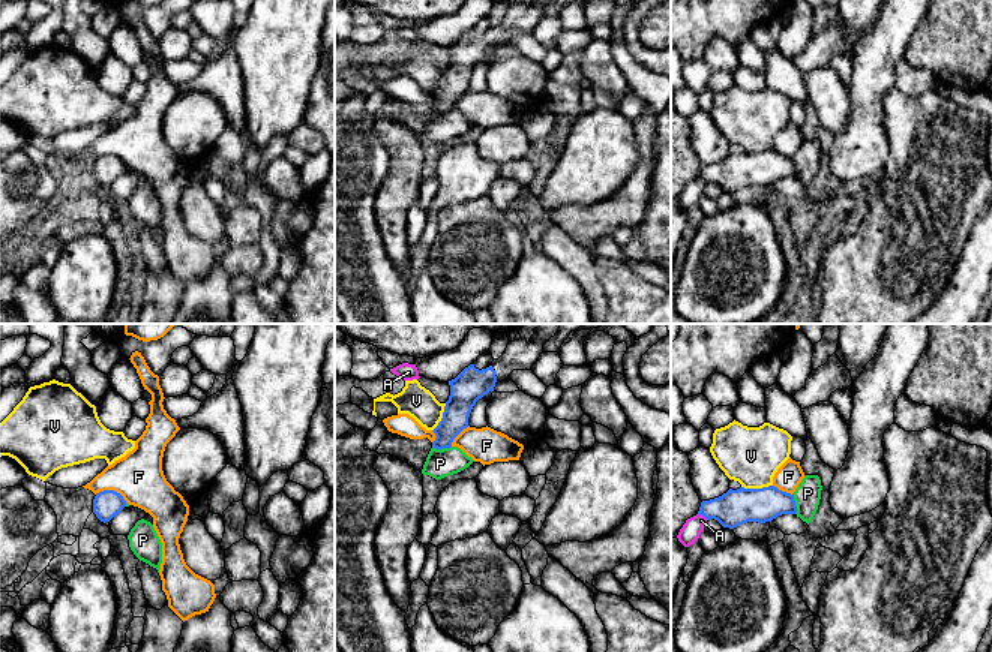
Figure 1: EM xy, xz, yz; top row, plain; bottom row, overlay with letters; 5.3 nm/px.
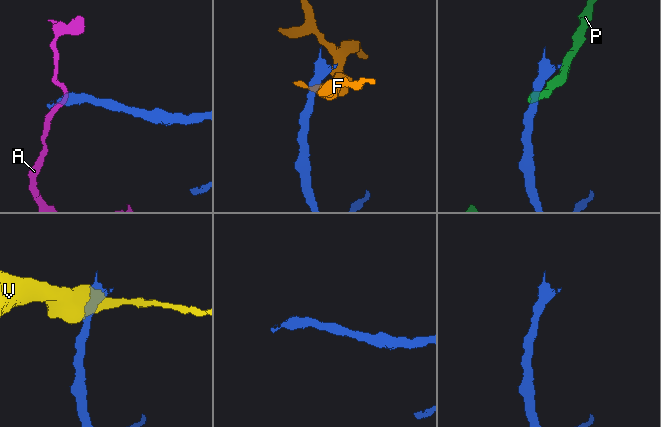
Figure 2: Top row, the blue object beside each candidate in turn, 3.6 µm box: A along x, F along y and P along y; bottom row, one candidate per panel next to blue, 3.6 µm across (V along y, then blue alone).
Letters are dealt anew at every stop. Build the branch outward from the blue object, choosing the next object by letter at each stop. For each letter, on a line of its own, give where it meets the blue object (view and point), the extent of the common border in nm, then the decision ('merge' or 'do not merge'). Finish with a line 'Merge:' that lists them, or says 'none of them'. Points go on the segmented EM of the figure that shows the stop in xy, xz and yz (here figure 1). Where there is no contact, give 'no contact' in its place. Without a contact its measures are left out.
A: yz (703, 514) | 70 nm | do not merge
F: xy (111, 490) | 180 nm | do not merge
P: yz (794, 504) | 110 nm | do not merge
V: yz (757, 489) | 170 nm | do not merge
Merge: none of them

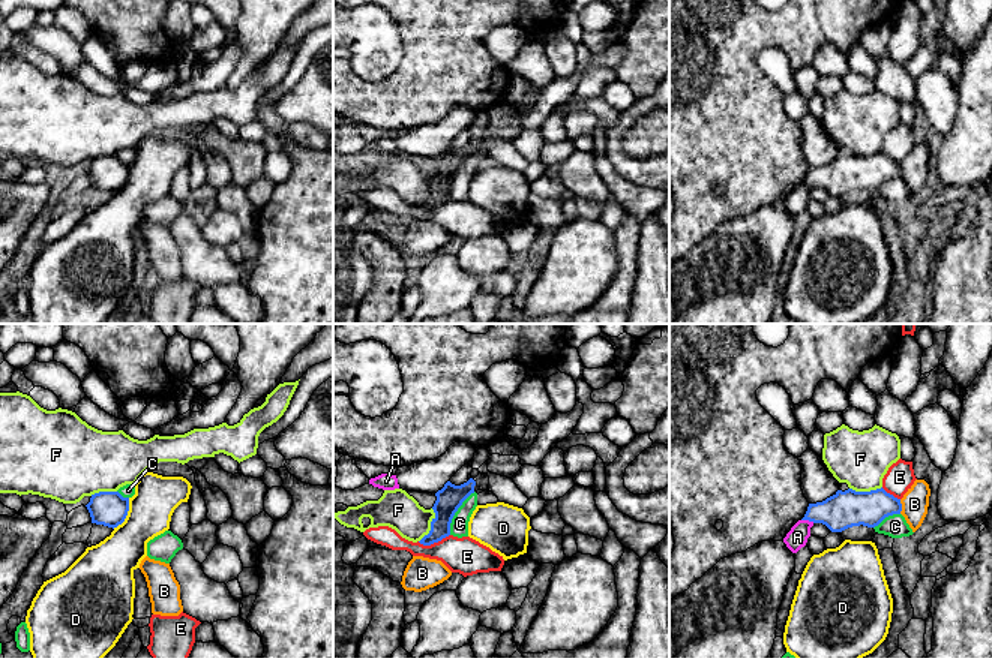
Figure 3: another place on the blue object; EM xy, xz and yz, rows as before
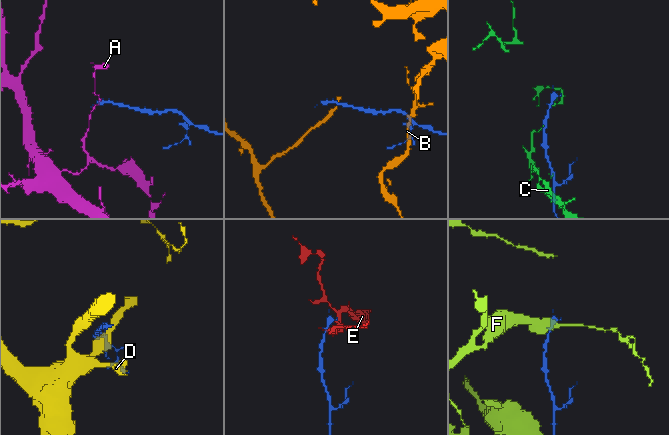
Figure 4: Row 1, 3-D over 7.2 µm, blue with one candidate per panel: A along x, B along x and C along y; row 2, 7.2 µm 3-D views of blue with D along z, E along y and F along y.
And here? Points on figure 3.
A: yz (808, 519) | 70 nm | do not merge
B: yz (901, 507) | 80 nm | do not merge
C: xz (455, 511) | 280 nm | do not merge
D: xy (126, 514) | 190 nm | do not merge
E: xz (432, 543) | 180 nm | do not merge
F: xz (431, 525) | 200 nm | do not merge
Merge: none of them

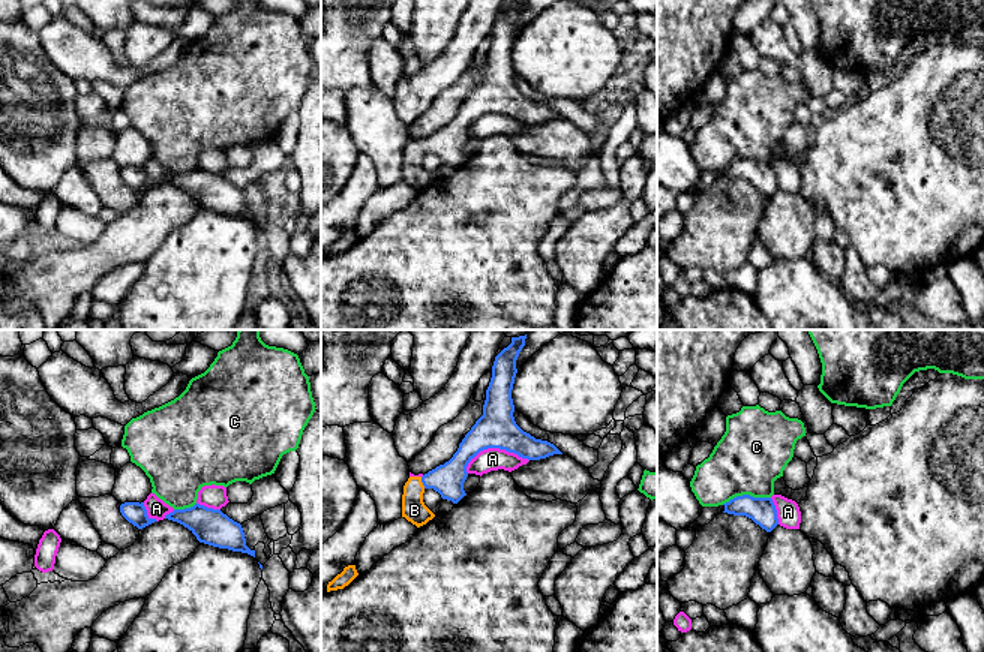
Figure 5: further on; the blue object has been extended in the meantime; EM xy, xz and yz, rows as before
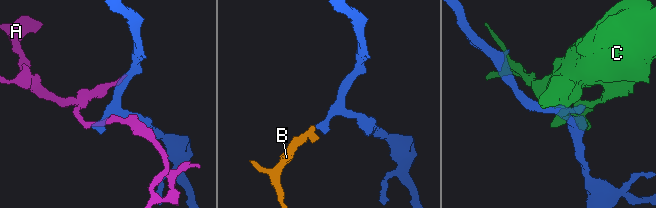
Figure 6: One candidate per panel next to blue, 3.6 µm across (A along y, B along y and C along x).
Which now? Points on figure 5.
A: xz (494, 447) | 360 nm | do not merge
B: xz (422, 481) | 70 nm | merge
C: yz (746, 495) | 260 nm | do not merge
Merge: B

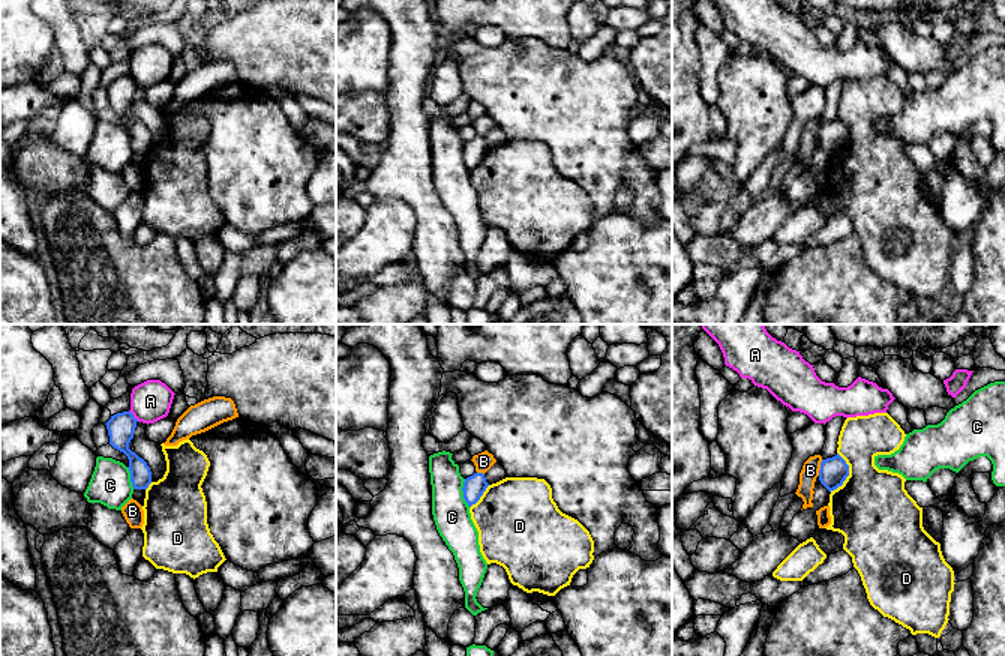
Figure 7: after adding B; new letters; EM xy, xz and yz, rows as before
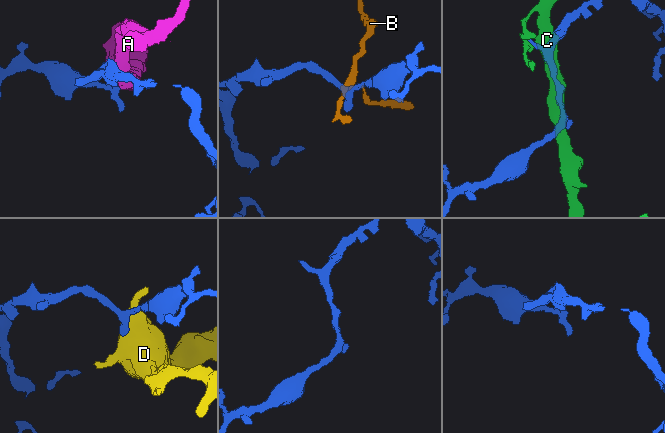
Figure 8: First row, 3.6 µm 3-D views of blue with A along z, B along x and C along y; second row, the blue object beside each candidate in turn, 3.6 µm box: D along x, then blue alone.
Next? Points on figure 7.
A: xy (132, 416) | 80 nm | do not merge
B: yz (821, 467) | 90 nm | do not merge
C: xz (464, 493) | 160 nm | do not merge
D: yz (848, 475) | 220 nm | do not merge
Merge: none of them

